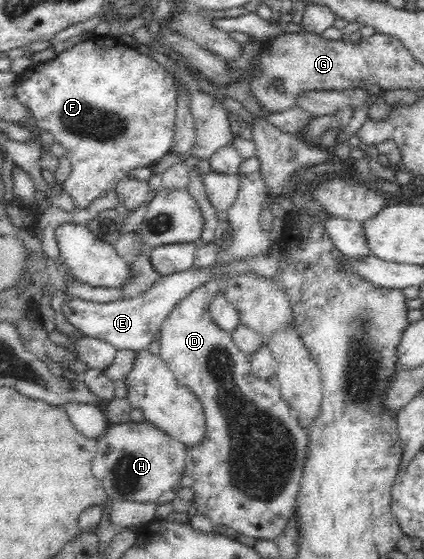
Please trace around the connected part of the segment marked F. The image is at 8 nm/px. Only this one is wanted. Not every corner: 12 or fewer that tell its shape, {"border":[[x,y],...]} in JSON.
{"border":[[114,36],[18,75],[85,209],[174,141],[174,77]]}

